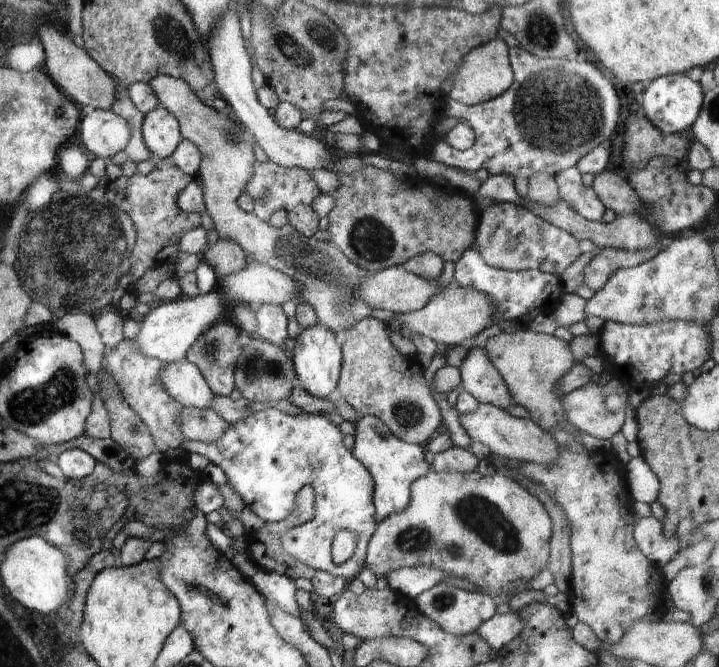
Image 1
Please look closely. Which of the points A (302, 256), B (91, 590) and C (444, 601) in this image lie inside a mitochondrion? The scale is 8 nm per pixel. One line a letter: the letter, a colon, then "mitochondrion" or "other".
A: mitochondrion
B: other
C: mitochondrion

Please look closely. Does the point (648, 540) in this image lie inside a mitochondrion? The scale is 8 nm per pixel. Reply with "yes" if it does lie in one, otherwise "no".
no

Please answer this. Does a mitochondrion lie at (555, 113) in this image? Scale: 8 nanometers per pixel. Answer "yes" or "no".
yes

